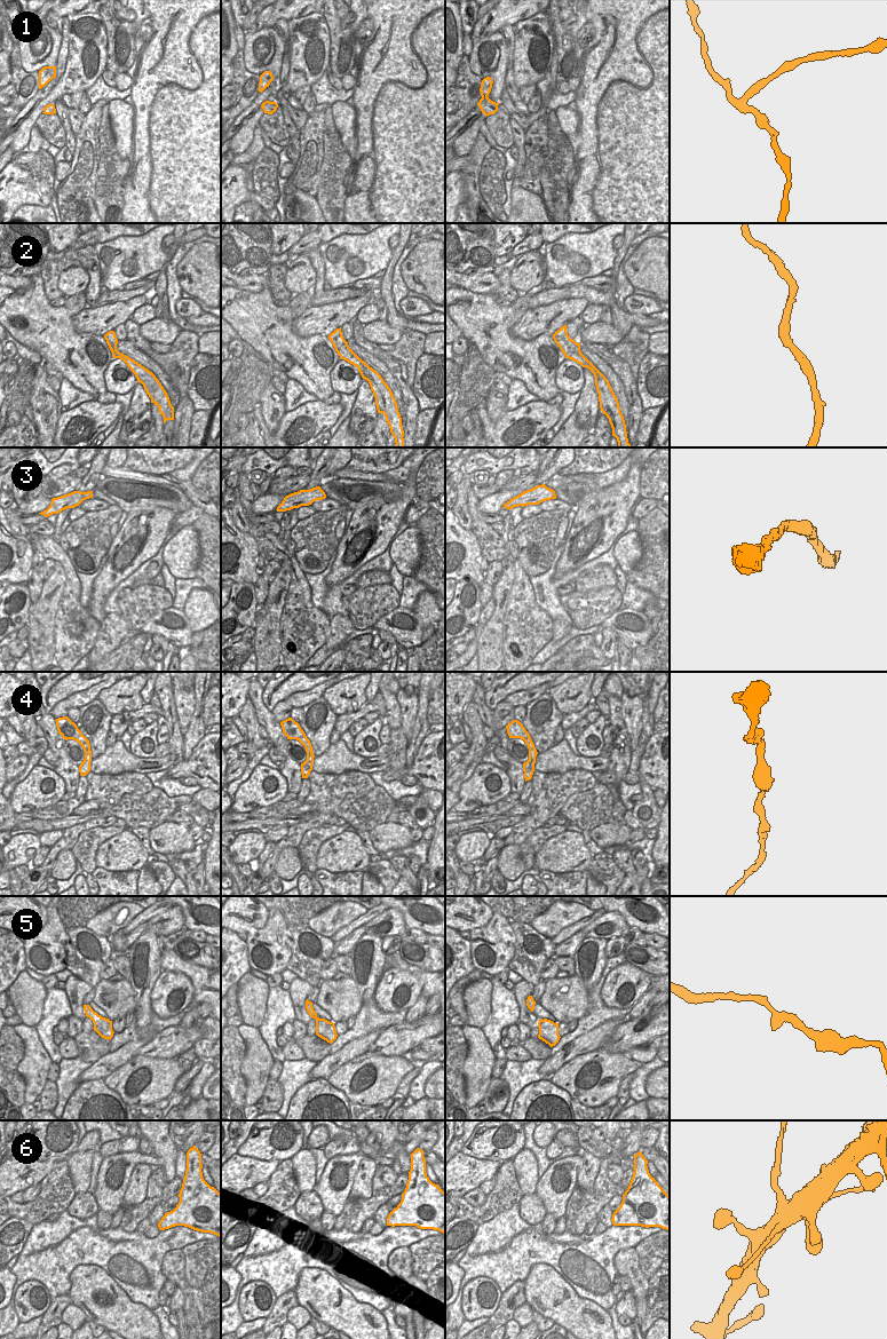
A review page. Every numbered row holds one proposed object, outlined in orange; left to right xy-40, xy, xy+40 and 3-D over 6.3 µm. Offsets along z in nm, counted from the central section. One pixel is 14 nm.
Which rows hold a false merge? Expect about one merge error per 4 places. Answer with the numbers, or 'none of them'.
1

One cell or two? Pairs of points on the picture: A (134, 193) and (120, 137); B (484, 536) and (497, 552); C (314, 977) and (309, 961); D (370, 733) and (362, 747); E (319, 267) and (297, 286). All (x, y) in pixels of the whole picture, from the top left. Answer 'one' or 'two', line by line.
A: two
B: one
C: one
D: one
E: two

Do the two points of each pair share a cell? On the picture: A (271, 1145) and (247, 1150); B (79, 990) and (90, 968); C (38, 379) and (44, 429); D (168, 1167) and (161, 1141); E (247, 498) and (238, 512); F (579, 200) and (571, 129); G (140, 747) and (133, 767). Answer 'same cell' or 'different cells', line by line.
A: same cell
B: different cells
C: same cell
D: same cell
E: different cells
F: different cells
G: different cells

